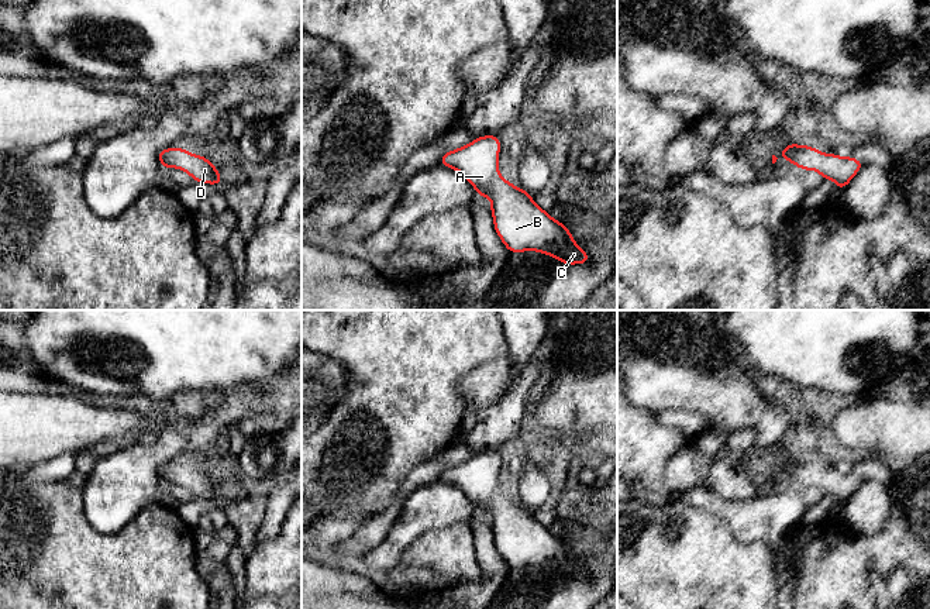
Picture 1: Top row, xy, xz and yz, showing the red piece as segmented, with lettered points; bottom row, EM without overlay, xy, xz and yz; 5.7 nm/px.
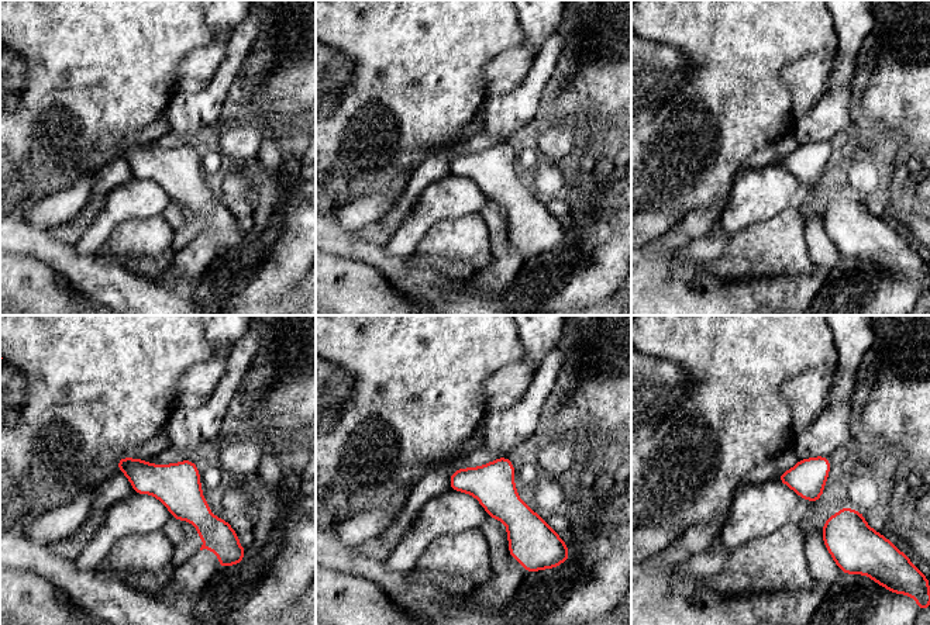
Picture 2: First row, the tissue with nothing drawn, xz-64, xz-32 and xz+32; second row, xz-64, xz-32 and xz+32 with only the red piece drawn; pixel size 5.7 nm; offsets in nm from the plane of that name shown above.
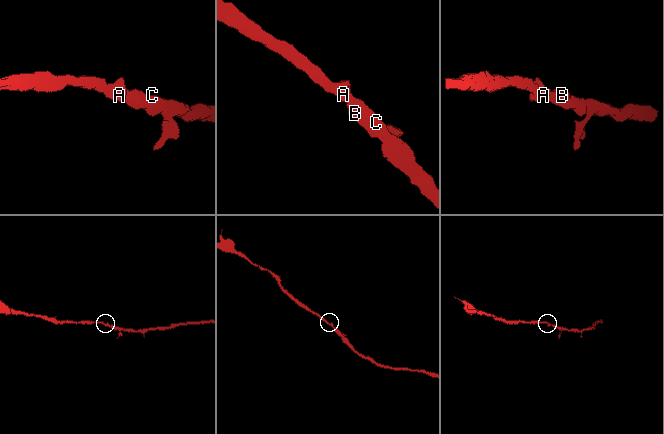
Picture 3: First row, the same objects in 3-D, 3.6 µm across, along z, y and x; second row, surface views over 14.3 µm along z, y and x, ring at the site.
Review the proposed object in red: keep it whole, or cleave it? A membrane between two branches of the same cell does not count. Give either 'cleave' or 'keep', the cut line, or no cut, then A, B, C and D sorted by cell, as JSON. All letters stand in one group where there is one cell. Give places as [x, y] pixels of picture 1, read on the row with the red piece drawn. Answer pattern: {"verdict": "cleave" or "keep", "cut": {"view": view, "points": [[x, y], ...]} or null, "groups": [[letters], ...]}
{"verdict": "keep", "cut": null, "groups": [["A", "B", "C", "D"]]}

